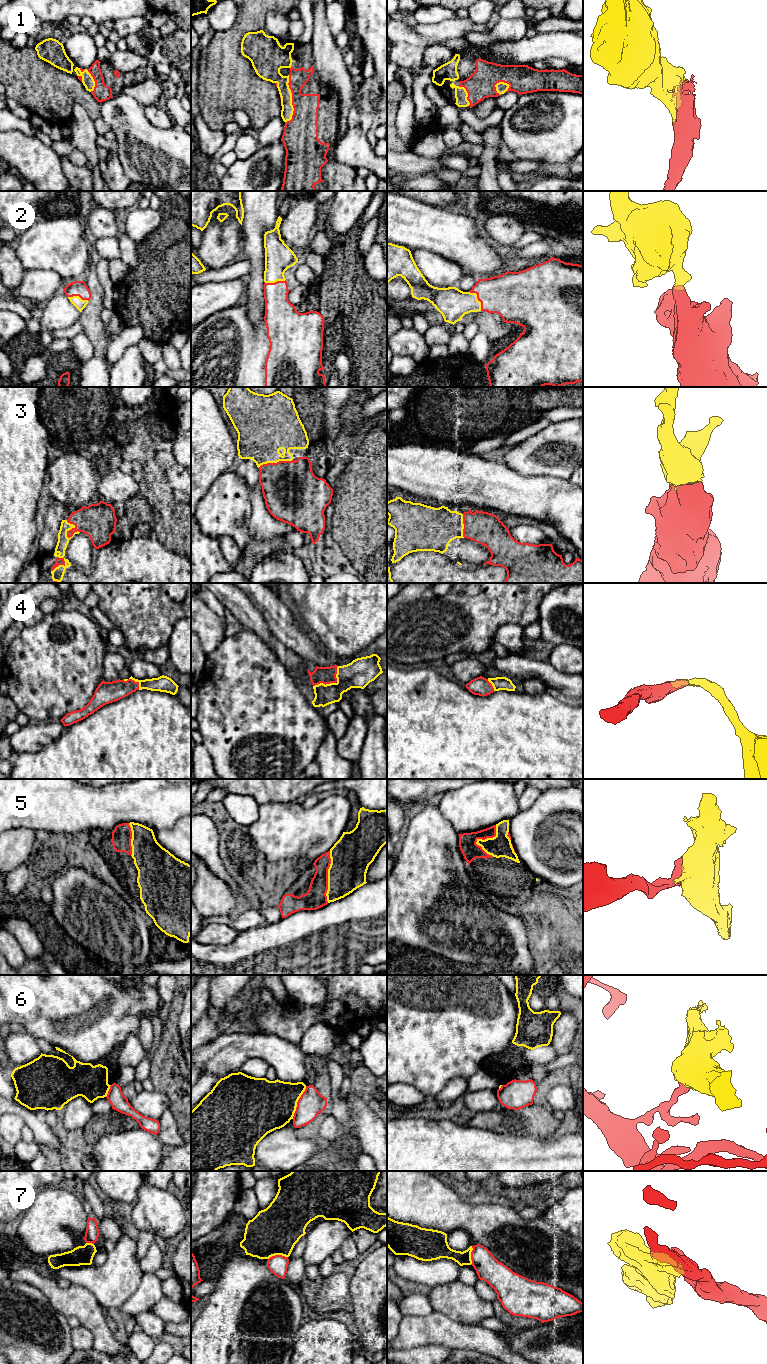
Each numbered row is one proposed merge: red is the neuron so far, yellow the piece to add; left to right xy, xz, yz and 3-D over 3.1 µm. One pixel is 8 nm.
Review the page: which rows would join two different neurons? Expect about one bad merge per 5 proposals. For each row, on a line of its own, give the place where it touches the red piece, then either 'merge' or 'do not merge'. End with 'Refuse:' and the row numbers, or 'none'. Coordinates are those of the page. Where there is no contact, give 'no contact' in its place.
1: contact xz (292, 100); merge
2: contact yz (477, 298); merge
3: contact xy (72, 528); merge
4: contact xz (332, 682); merge
5: contact xz (327, 877); merge
6: contact xz (297, 1102); do not merge
7: contact xz (277, 1255); do not merge
Refuse: 6, 7

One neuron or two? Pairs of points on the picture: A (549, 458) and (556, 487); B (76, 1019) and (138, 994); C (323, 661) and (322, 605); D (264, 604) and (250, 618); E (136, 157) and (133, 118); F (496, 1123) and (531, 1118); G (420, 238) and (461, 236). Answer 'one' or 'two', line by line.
A: two
B: one
C: two
D: two
E: one
F: one
G: one

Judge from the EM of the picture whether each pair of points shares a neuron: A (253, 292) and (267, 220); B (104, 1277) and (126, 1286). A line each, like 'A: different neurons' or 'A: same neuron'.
A: same neuron
B: same neuron

